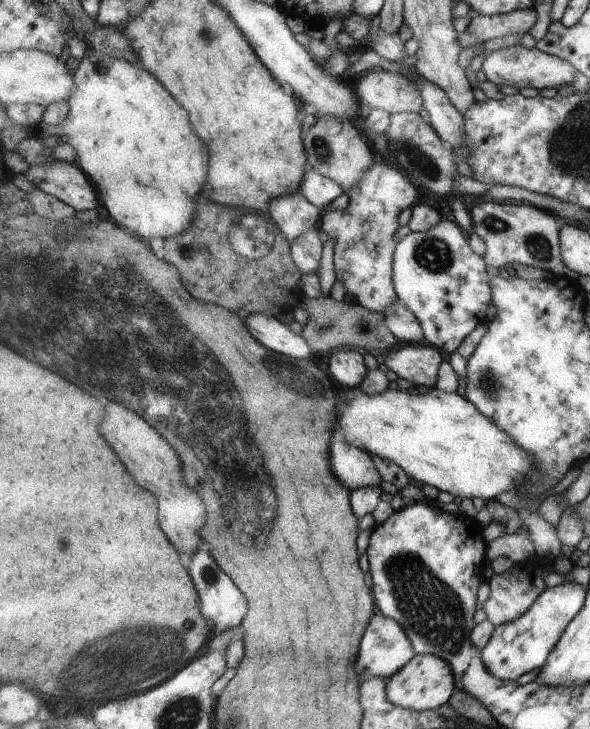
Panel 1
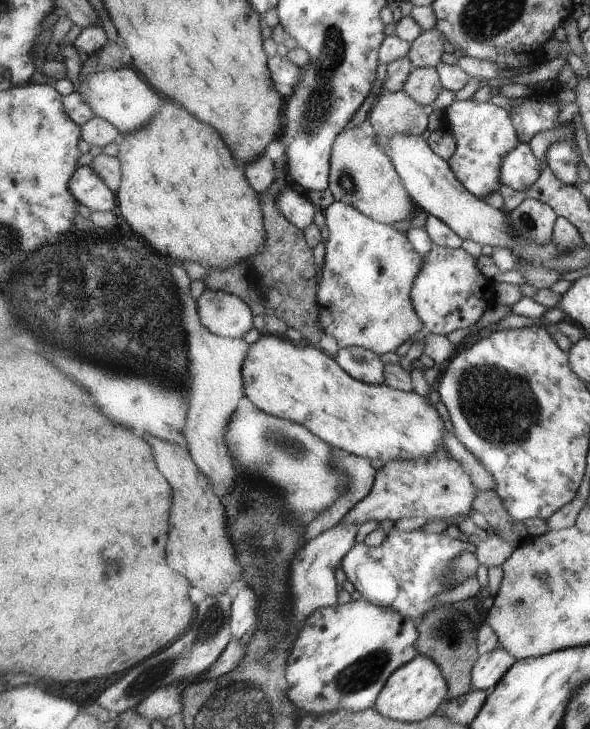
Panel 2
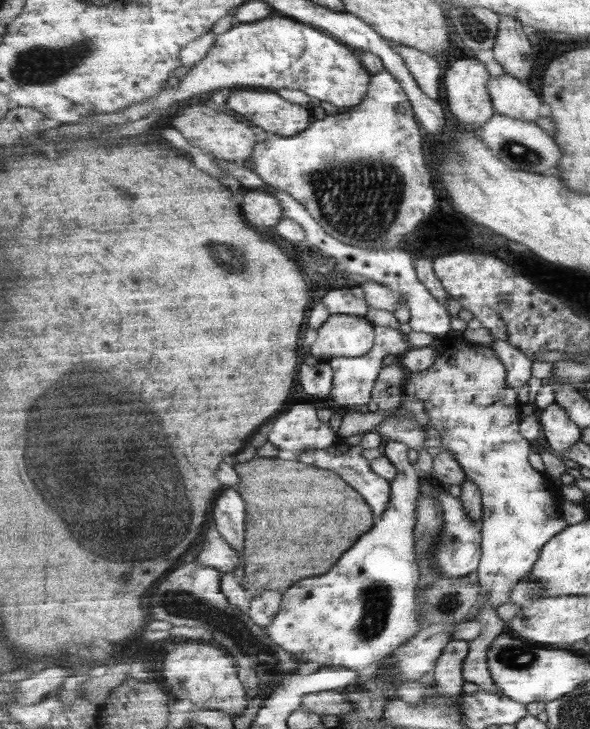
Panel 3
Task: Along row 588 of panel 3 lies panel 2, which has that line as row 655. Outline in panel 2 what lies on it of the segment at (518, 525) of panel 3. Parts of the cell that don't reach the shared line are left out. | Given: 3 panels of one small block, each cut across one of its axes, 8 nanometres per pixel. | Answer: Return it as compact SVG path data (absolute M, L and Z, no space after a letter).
M501 646L483 654L473 670L473 689L493 690L517 662L517 656Z

